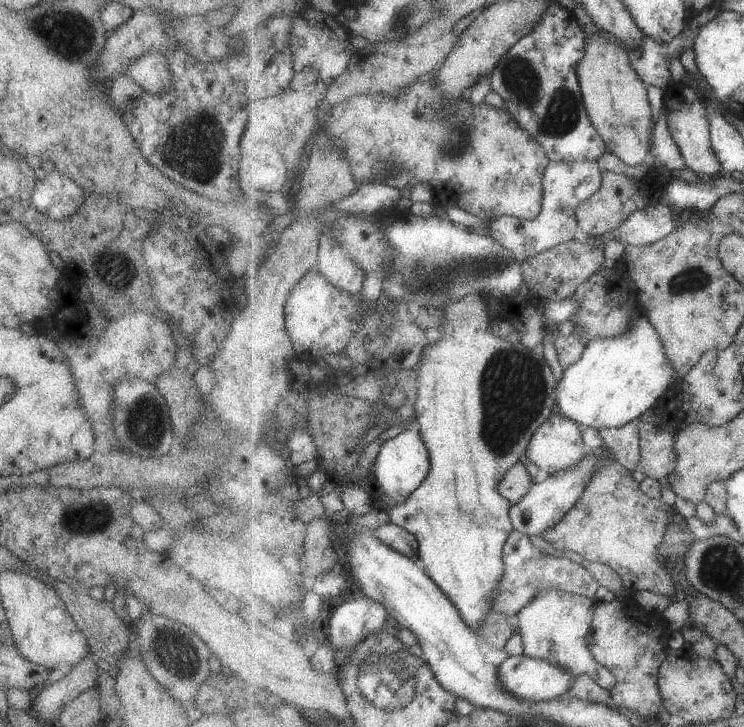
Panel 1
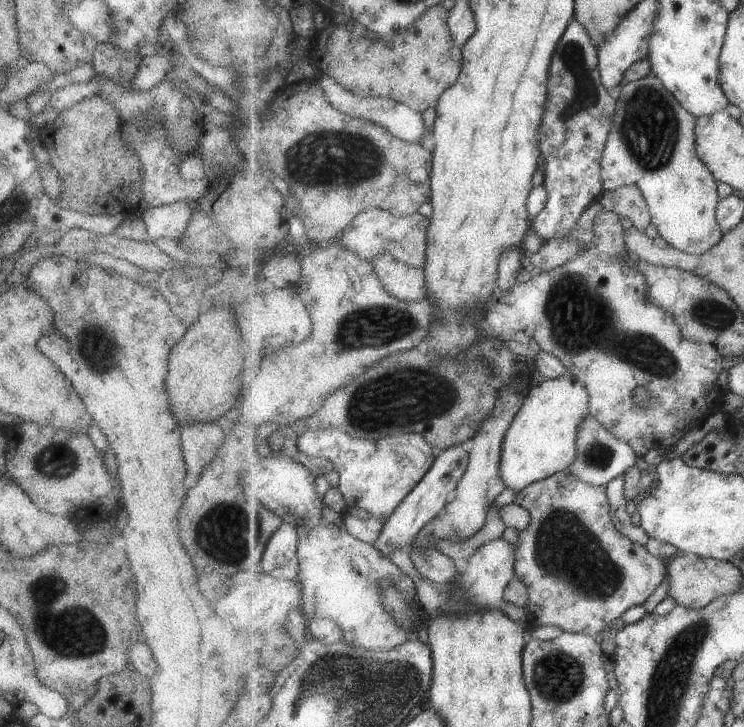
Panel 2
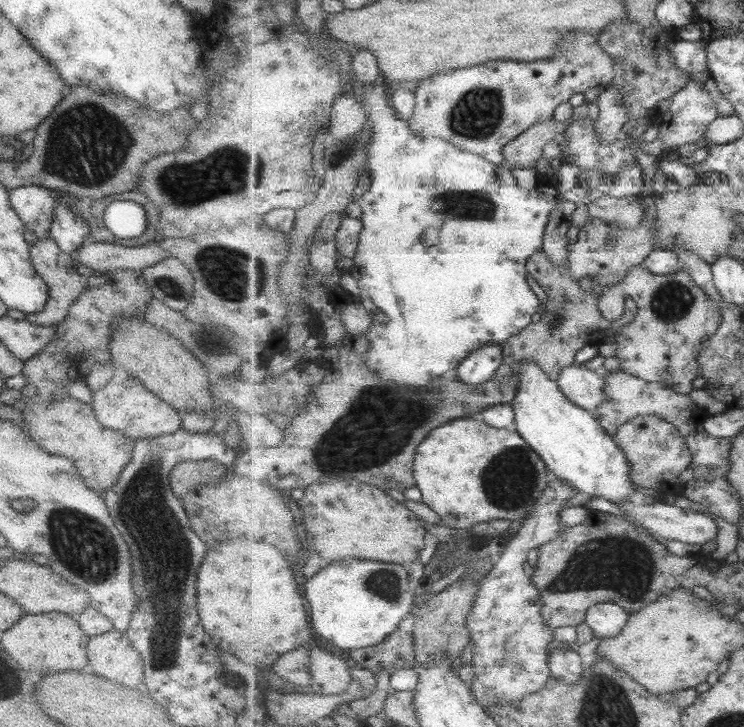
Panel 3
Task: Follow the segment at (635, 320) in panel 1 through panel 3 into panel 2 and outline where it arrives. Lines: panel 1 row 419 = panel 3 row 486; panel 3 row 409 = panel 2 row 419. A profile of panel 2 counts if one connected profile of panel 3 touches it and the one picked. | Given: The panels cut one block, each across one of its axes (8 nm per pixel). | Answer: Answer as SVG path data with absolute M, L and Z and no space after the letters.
M570 373L532 386L503 441L501 478L507 488L521 493L527 486L570 468L579 454L579 426L590 415L589 400L589 388Z

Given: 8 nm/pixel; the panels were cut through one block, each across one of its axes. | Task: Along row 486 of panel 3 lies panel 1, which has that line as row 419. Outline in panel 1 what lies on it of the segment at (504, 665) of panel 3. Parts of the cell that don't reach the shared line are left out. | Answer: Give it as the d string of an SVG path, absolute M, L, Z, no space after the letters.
M561 413L553 414L535 431L527 445L525 456L540 469L543 476L555 474L580 463L591 452L591 449L583 442L582 429L583 427L576 420Z

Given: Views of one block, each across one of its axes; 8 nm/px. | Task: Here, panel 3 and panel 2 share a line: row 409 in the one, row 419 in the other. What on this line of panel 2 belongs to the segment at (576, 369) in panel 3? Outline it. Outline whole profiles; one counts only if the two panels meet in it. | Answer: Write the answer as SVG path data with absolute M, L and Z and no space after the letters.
M591 415L587 416L579 426L578 446L579 454L577 460L570 466L571 472L575 474L575 478L593 486L608 485L611 480L627 472L631 466L635 466L639 457L627 442L617 438L611 430L607 430L601 424L600 420Z

